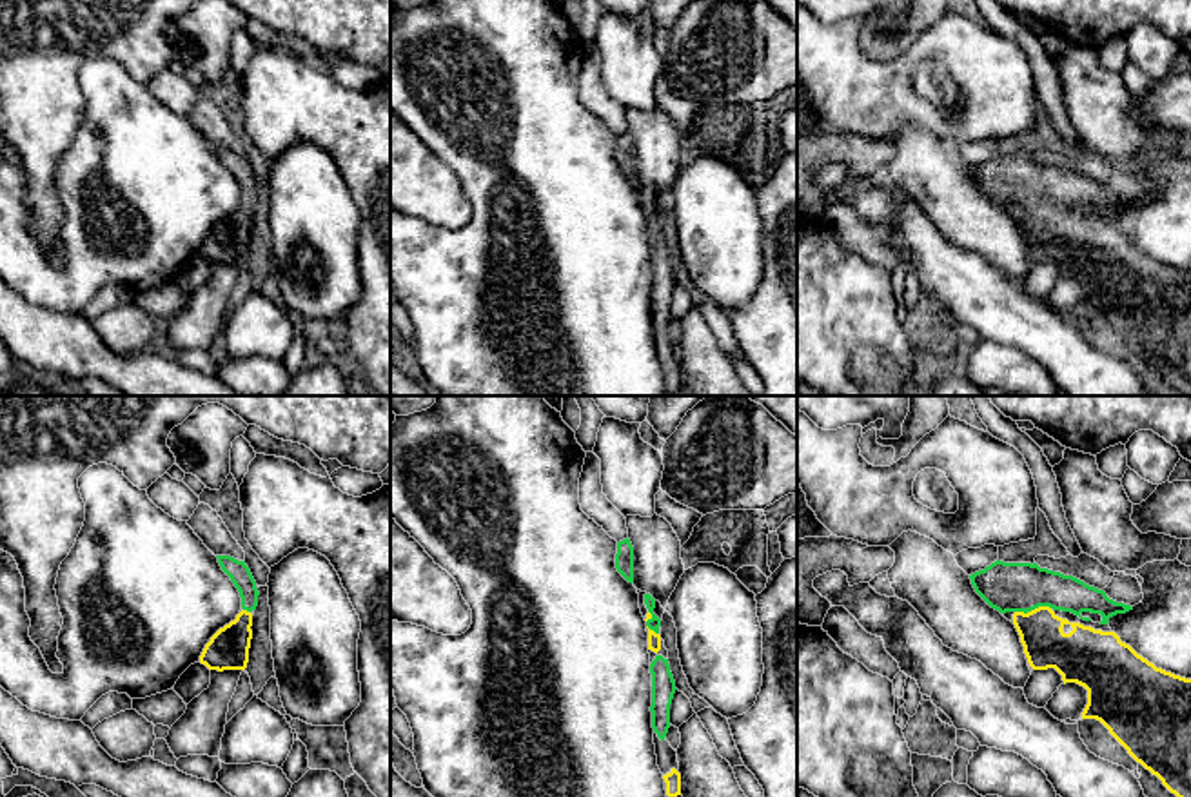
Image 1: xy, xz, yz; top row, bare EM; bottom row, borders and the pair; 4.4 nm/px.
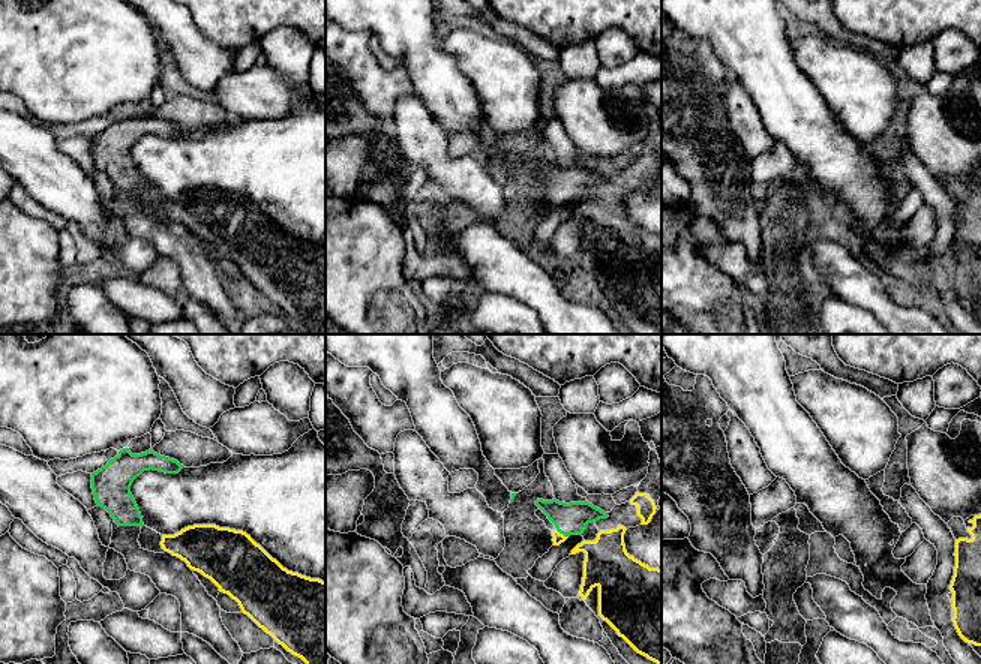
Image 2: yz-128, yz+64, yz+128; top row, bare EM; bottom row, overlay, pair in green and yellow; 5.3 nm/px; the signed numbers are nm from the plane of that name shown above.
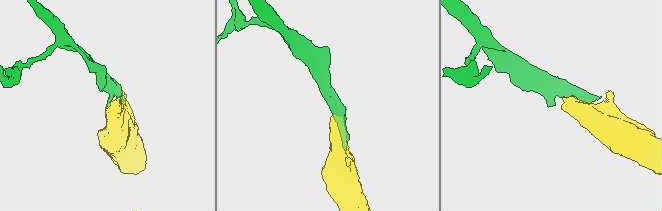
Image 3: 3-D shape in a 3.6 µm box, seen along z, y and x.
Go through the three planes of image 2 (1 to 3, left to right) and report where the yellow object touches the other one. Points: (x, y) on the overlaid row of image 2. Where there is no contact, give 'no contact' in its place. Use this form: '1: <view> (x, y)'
1: no contact
2: yz+64 (563, 534)
3: no contact

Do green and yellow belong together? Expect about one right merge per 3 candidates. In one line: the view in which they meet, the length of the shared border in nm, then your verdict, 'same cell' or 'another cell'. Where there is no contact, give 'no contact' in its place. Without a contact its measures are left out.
contact in yz; length 160 nm; same cell

